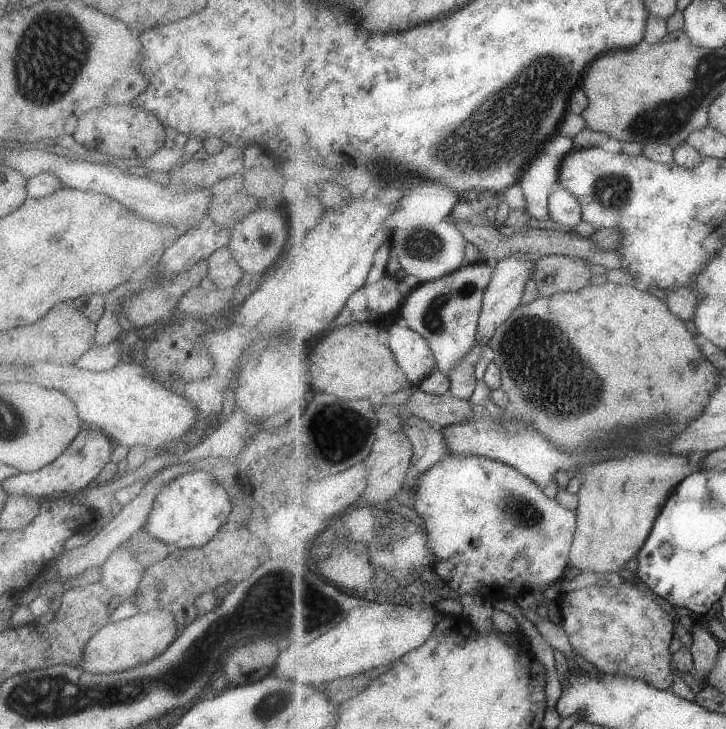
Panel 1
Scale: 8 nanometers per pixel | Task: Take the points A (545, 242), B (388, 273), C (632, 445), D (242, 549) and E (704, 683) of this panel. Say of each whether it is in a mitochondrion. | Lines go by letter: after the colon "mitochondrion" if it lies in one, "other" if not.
A: other
B: other
C: other
D: other
E: other

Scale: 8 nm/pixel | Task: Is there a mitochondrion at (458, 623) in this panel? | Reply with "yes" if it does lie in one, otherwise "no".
no

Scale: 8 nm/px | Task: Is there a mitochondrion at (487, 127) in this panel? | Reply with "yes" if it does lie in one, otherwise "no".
yes

